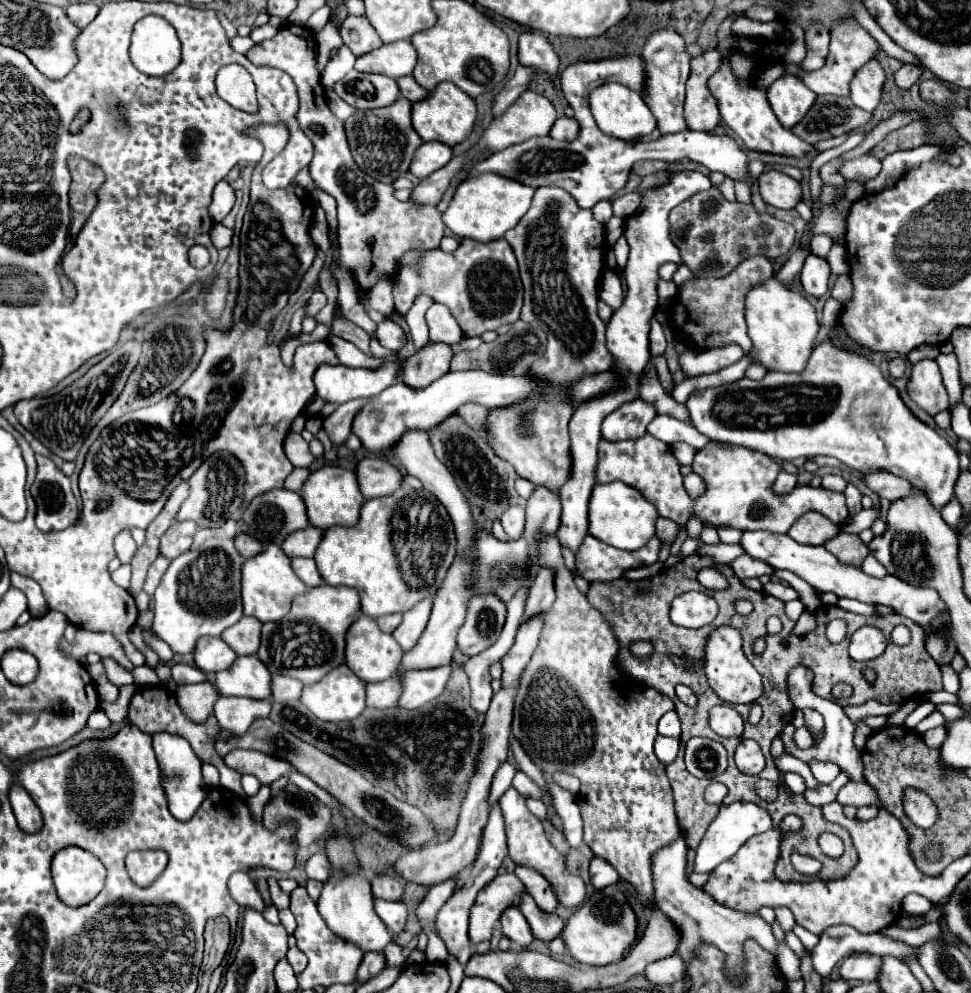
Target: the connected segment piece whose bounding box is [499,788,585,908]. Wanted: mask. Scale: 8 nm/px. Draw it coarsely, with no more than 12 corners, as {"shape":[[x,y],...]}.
{"shape":[[509,788],[501,800],[509,856],[535,868],[559,904],[575,908],[585,882],[545,836],[525,798]]}

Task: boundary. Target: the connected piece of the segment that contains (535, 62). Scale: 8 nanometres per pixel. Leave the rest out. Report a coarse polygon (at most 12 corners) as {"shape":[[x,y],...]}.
{"shape":[[521,32],[519,62],[557,80],[559,58],[541,32]]}

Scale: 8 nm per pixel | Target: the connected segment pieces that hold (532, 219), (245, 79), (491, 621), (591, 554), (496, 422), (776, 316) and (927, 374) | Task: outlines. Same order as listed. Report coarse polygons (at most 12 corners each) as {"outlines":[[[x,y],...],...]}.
{"outlines":[[[535,190],[505,240],[549,384],[607,372],[603,224]],[[223,66],[217,92],[231,106],[257,112],[255,84],[243,66]],[[495,596],[469,600],[457,648],[475,656],[497,642],[505,604]],[[587,536],[575,554],[587,582],[611,582],[625,570],[657,562],[653,536],[637,552]],[[553,392],[487,414],[485,442],[559,492],[573,406]],[[775,276],[745,294],[753,358],[801,372],[819,324]],[[935,360],[913,366],[907,394],[929,416],[947,410]]]}

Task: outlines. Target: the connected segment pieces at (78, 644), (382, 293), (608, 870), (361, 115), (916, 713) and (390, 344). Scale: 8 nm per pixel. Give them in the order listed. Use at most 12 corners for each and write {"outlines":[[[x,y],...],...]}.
{"outlines":[[[79,628],[73,644],[61,638],[61,650],[81,660],[89,652],[111,656],[133,670],[121,642],[109,632]],[[379,280],[365,296],[365,312],[391,314],[391,284]],[[591,858],[589,874],[596,890],[619,882],[617,870]],[[411,102],[355,110],[345,132],[357,166],[393,184],[423,142]],[[921,702],[905,720],[905,728],[915,728],[935,710],[931,702]],[[385,318],[377,326],[383,348],[397,352],[407,336],[397,322]]]}

